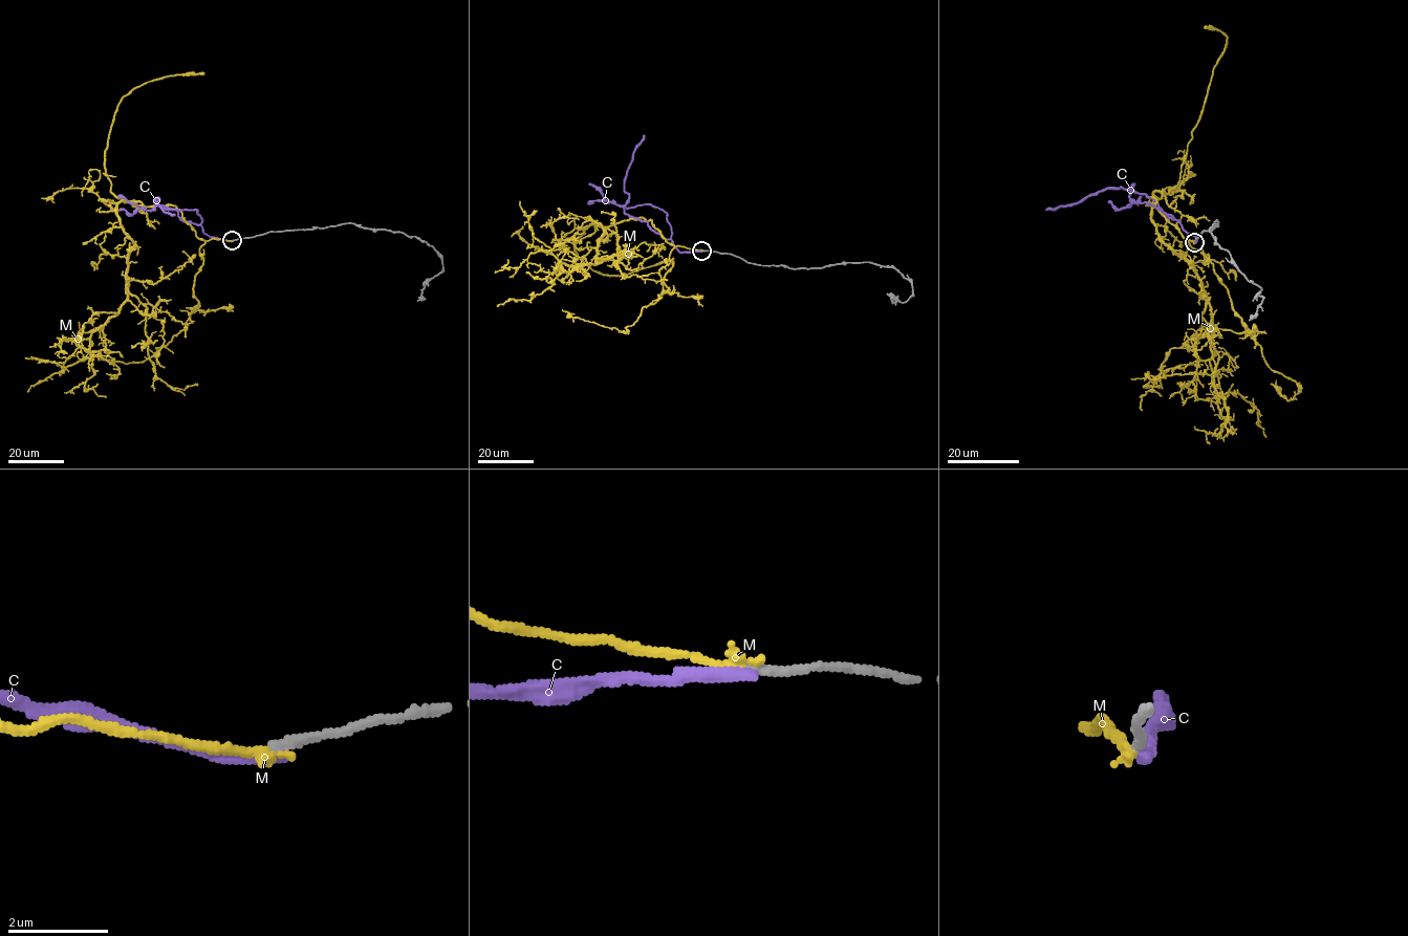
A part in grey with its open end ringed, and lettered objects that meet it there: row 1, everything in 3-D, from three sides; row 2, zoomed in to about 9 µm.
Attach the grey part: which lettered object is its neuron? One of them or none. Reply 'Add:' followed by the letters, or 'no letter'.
Add: M

